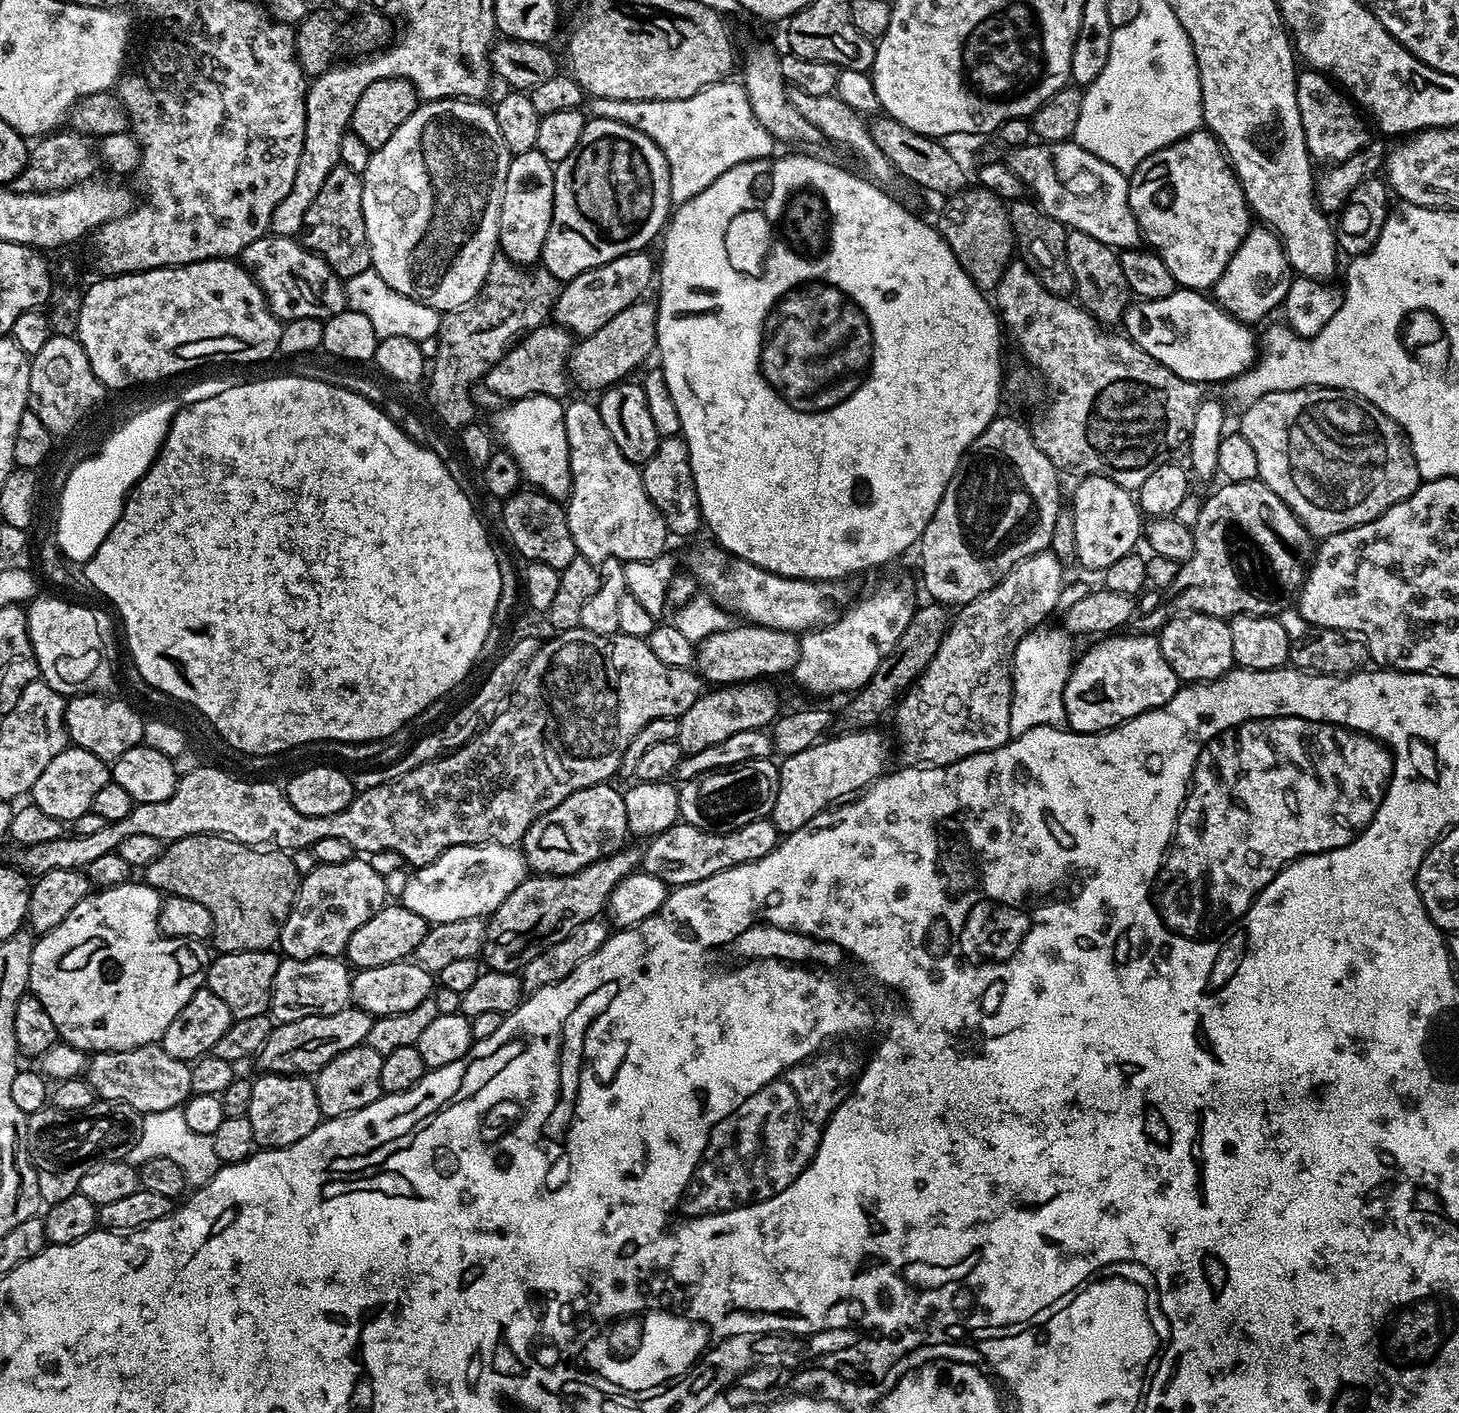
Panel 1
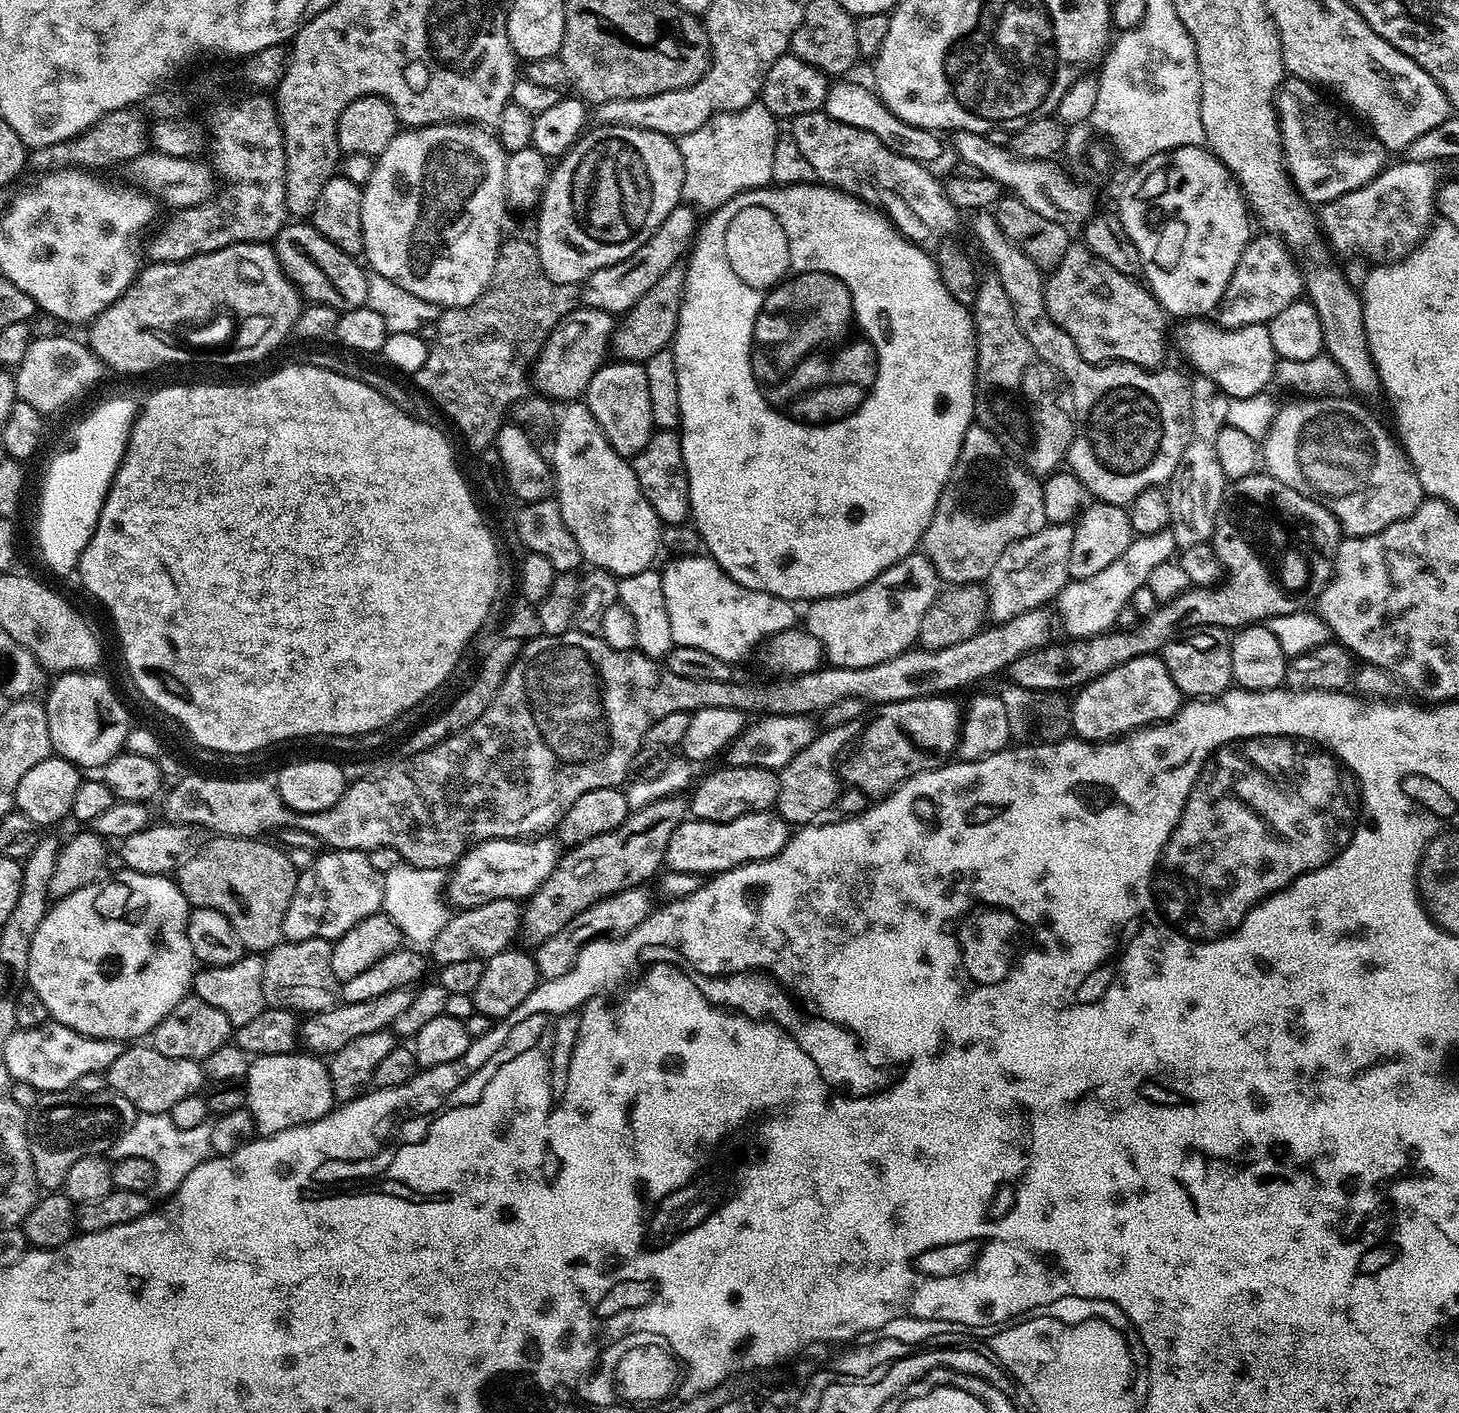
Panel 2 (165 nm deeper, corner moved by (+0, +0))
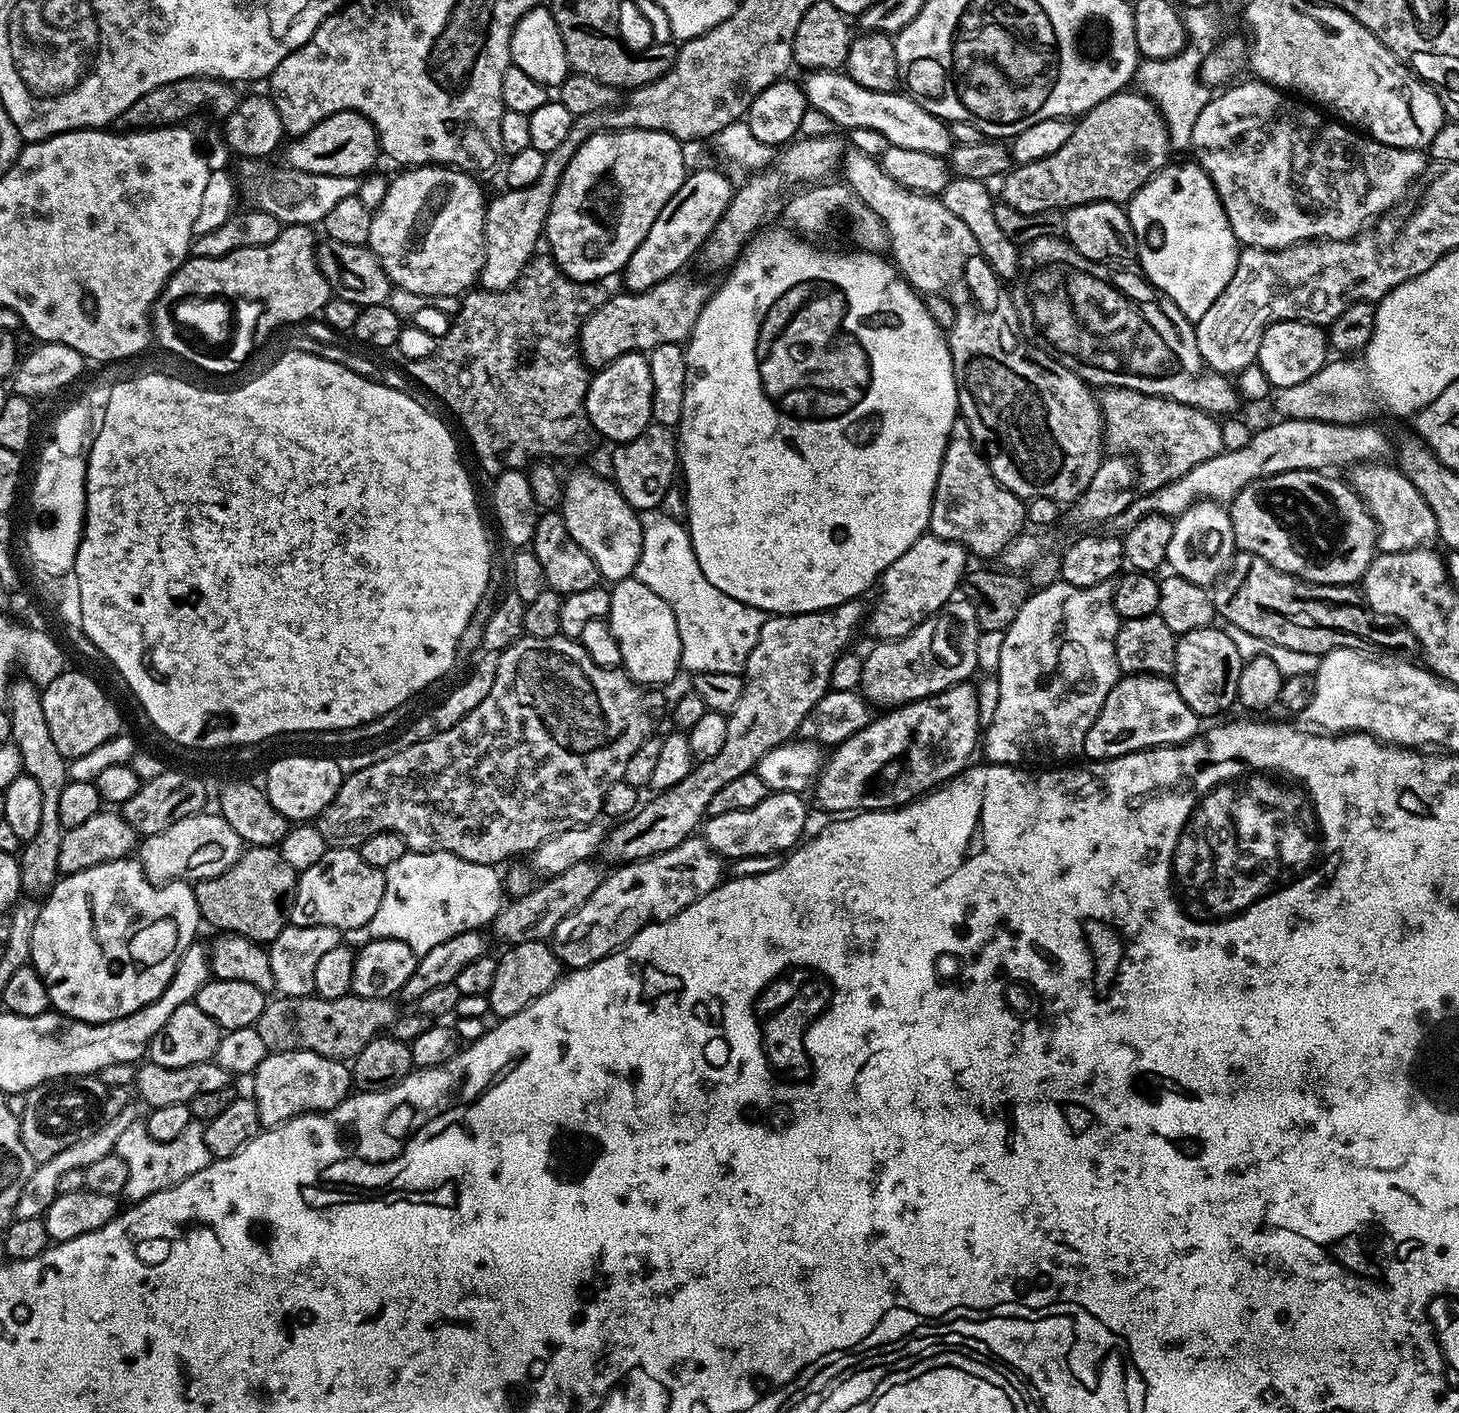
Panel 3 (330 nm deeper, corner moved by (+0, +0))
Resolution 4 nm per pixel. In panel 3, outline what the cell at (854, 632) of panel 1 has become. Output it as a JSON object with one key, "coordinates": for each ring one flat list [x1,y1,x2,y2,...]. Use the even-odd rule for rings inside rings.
{"coordinates":[[925,534,894,562,878,581,881,588,880,597,876,605,871,605,870,615,866,620,866,628,876,635,877,641,897,640,910,630,914,630,926,618,930,618,935,612,939,612,949,600,957,595,956,587,960,580,965,579,969,571,970,553,958,542,943,540,931,534]]}

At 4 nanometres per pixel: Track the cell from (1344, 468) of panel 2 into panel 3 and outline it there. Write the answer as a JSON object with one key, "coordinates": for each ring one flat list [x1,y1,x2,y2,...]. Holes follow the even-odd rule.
{"coordinates":[[1365,462,1351,469,1350,483,1360,499,1368,507,1368,512,1376,520,1378,529,1378,548,1380,552,1401,552,1414,550,1433,543,1437,539,1434,510,1426,504,1426,498,1418,494,1418,490,1399,467,1387,468,1384,462]]}

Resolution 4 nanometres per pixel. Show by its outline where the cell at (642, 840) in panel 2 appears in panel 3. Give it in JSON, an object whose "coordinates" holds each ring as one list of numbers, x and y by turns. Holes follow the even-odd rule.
{"coordinates":[[857,598,848,600,845,604,839,604,836,608,827,608,821,612,807,612,806,614,794,614,793,616,769,615,762,626,762,634,750,650,750,658,744,667,744,689,742,698,738,698,738,706,734,706,732,712,727,713,728,725,726,726,726,743,722,750,714,754,714,758,701,760,693,767,692,772,678,786,670,786,665,792,657,792,651,798,648,805,637,807,631,816,621,819,616,829,609,831,600,846,599,855,609,865,623,866,634,860,645,860,651,856,662,854,666,850,674,850,682,841,689,839,692,832,701,827,702,821,708,816,710,798,722,790,722,786,734,782,734,778,742,778,742,774,753,771,756,764,770,750,774,750,780,744,789,743,799,733,802,726,802,718,818,706,818,702,830,691,832,683,832,671,834,662,838,662,840,655,849,647,852,635,856,627,863,625,866,620,865,601]]}

